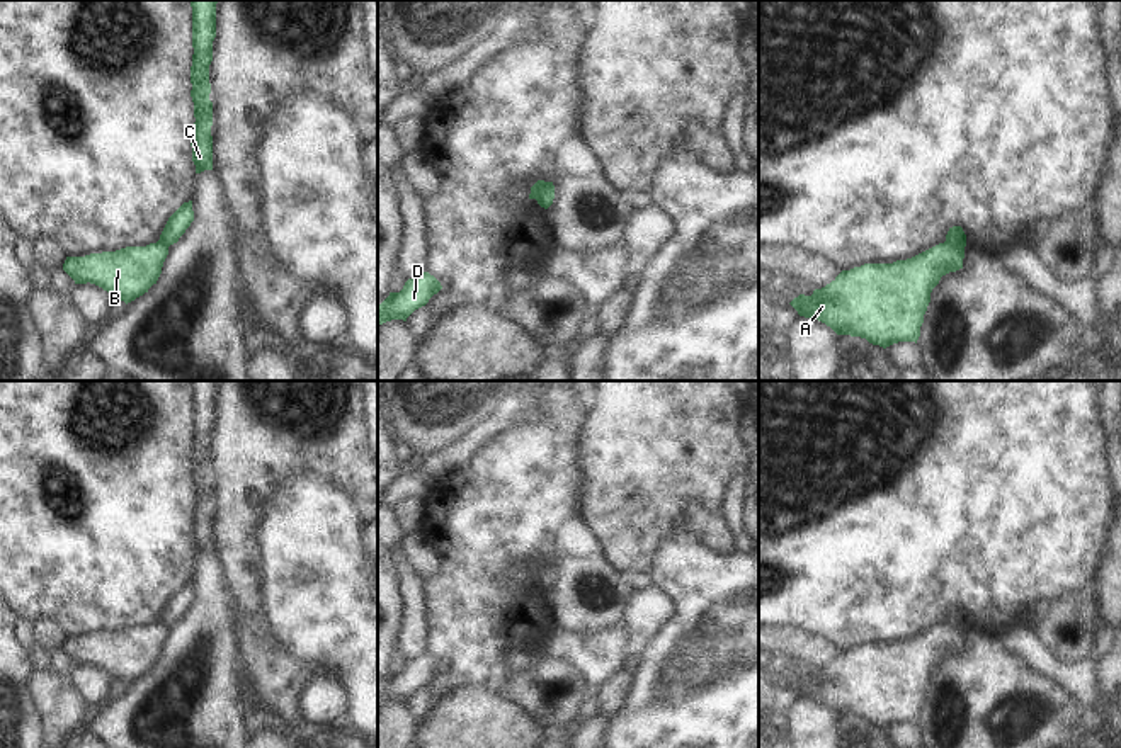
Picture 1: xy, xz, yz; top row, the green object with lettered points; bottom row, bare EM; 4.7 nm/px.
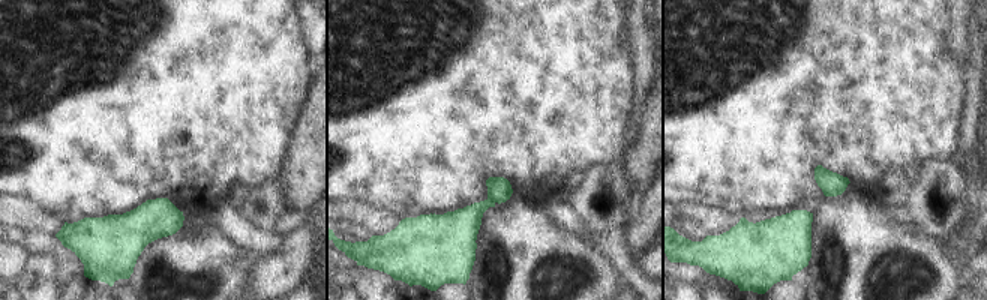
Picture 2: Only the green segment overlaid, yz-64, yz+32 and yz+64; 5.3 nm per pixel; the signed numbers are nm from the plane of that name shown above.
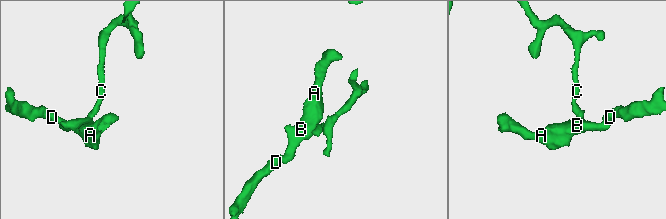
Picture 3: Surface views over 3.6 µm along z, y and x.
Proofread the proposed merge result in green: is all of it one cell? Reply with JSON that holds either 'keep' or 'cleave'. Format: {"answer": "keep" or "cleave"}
{"answer": "cleave"}

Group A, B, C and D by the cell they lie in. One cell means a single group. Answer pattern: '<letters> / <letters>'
A B D / C

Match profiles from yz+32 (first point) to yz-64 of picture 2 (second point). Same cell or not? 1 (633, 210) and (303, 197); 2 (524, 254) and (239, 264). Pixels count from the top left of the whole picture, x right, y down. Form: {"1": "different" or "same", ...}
{"1": "different", "2": "same"}

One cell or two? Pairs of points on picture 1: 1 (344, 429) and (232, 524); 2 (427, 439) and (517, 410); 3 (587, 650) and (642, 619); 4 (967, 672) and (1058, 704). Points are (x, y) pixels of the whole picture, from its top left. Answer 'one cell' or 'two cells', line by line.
1: one cell
2: two cells
3: one cell
4: one cell

